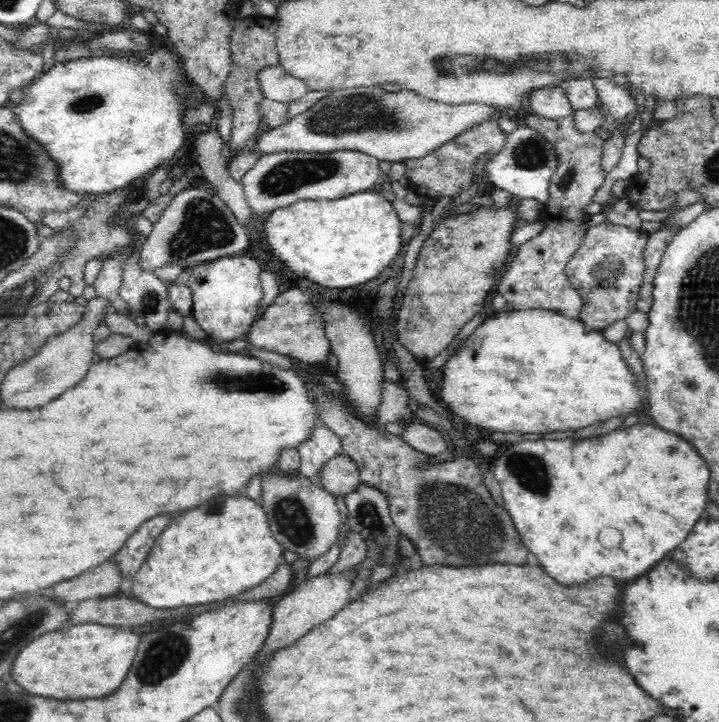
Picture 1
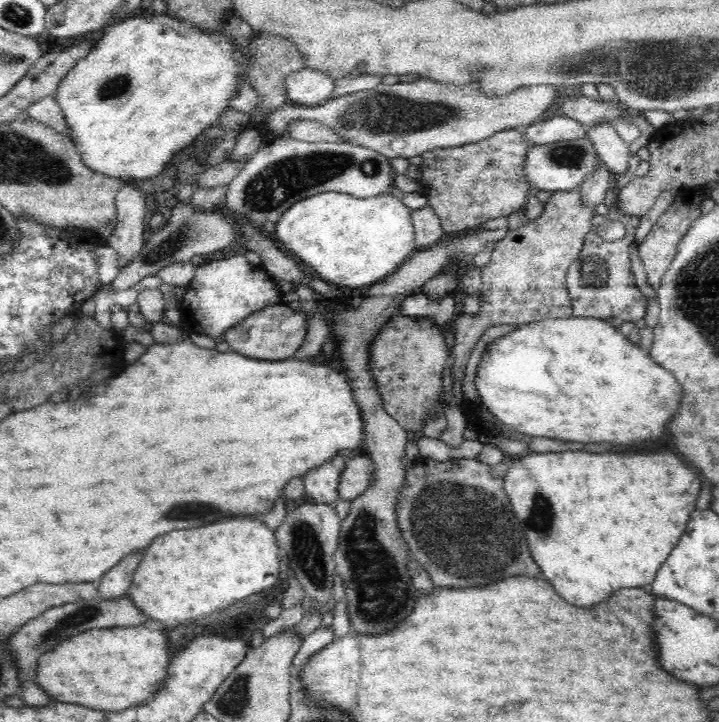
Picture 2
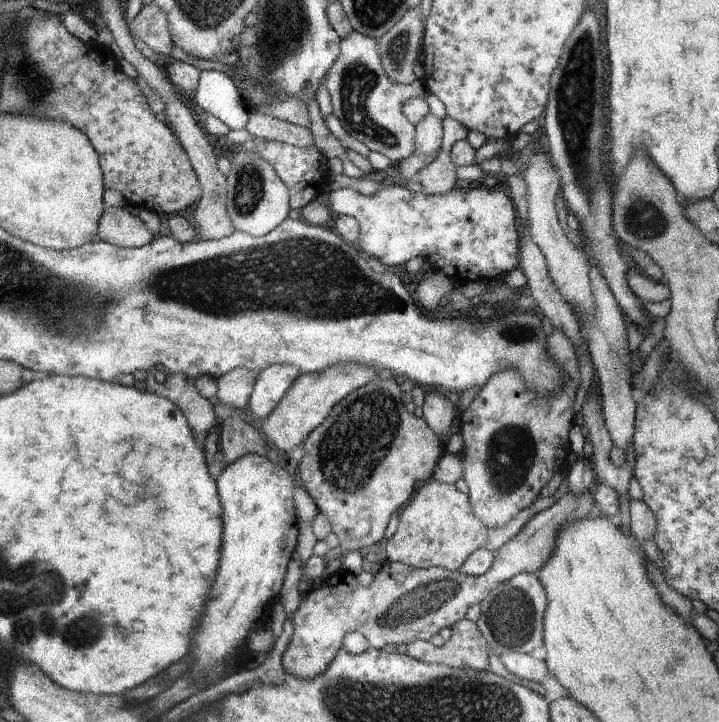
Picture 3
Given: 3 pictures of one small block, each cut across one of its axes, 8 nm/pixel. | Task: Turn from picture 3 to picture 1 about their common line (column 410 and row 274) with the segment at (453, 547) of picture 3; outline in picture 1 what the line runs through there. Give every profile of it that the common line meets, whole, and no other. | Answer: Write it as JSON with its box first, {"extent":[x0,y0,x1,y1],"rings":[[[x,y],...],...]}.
{"extent":[494,112,605,318],"rings":[[[574,112],[562,119],[548,119],[536,114],[526,118],[526,126],[534,128],[551,142],[559,164],[552,174],[550,196],[542,217],[550,220],[546,220],[544,229],[538,235],[516,247],[495,280],[498,286],[495,286],[494,294],[504,296],[511,310],[546,309],[579,318],[583,300],[570,285],[565,266],[580,249],[586,236],[591,215],[584,208],[594,202],[592,198],[596,190],[602,188],[605,181],[605,172],[600,164],[605,136],[597,132],[582,134],[576,131],[574,118]]]}

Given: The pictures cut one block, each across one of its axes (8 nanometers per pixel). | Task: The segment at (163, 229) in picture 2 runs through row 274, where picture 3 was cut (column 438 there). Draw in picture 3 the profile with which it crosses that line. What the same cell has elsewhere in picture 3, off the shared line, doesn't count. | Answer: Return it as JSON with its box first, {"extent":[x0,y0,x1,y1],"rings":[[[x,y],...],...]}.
{"extent":[415,113,443,166],"rings":[[[432,113],[415,124],[416,154],[430,157],[427,166],[440,154],[443,143],[443,120]]]}

